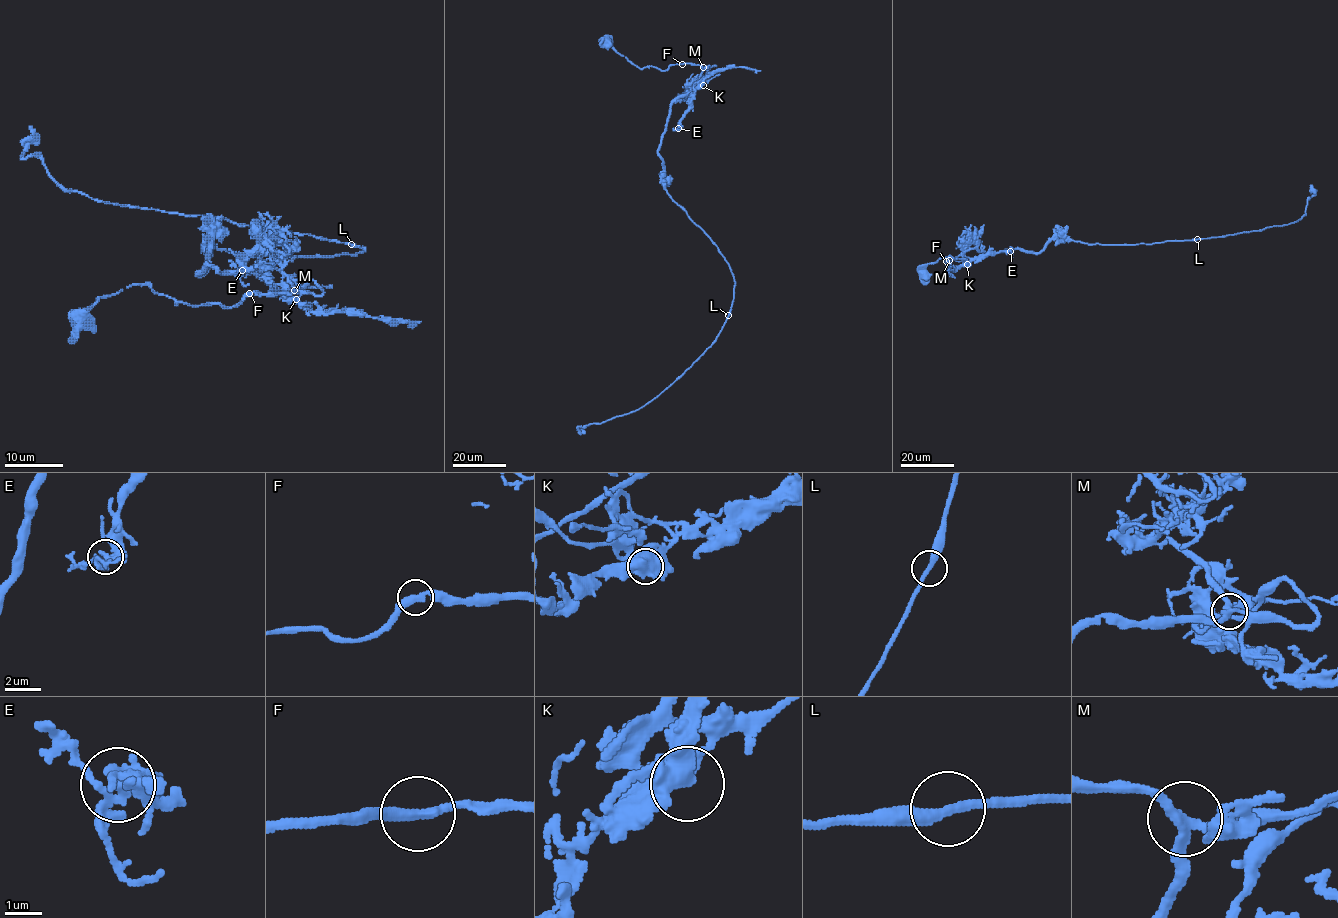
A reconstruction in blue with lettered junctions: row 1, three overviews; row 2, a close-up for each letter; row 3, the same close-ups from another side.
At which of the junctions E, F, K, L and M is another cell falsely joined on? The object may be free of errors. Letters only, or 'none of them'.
M

